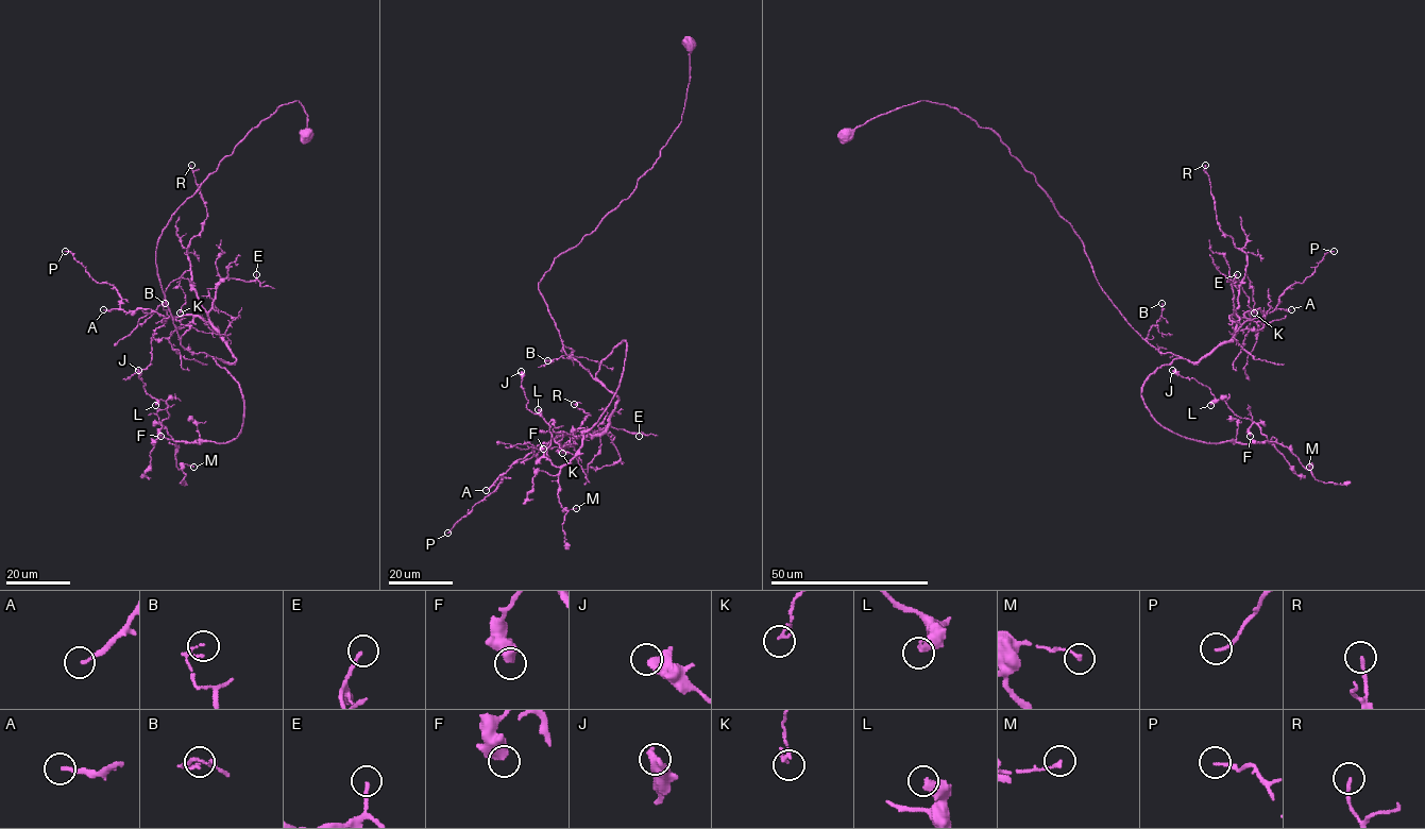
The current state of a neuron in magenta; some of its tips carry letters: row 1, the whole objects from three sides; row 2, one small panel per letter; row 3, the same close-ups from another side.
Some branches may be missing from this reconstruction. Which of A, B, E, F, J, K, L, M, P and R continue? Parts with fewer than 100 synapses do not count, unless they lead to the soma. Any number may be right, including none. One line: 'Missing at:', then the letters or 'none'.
Missing at: none

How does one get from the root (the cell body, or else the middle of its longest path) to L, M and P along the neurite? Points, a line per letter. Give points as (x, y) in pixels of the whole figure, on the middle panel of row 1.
L: (686, 45), (679, 127), (539, 283), (593, 378), (626, 342), (618, 389), (559, 467), (538, 409)
M: (686, 45), (679, 127), (539, 283), (593, 378), (626, 342), (615, 394), (559, 476), (576, 508)
P: (686, 45), (679, 127), (629, 197), (539, 283), (565, 353), (618, 399), (609, 426), (540, 443), (447, 533)

